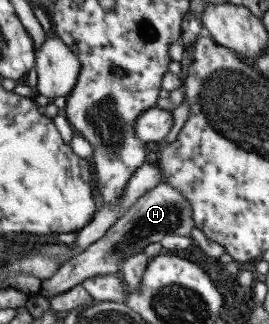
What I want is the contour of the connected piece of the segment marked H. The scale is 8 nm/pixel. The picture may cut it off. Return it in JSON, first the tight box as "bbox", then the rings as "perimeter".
{"bbox":[39,180,195,298],"perimeter":[[[162,180],[145,192],[142,198],[138,198],[134,206],[106,230],[103,237],[93,242],[84,252],[62,263],[50,278],[41,281],[39,294],[49,298],[62,294],[93,276],[120,273],[123,260],[134,253],[144,251],[148,244],[161,242],[170,234],[190,236],[192,228],[195,227],[192,213],[192,204],[184,198],[183,192]]]}

